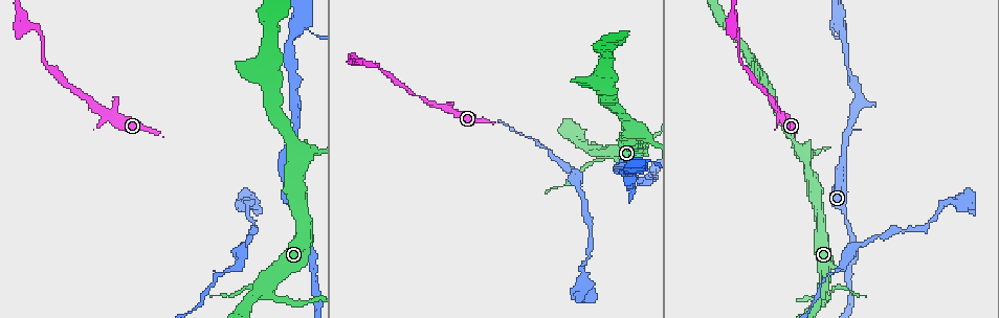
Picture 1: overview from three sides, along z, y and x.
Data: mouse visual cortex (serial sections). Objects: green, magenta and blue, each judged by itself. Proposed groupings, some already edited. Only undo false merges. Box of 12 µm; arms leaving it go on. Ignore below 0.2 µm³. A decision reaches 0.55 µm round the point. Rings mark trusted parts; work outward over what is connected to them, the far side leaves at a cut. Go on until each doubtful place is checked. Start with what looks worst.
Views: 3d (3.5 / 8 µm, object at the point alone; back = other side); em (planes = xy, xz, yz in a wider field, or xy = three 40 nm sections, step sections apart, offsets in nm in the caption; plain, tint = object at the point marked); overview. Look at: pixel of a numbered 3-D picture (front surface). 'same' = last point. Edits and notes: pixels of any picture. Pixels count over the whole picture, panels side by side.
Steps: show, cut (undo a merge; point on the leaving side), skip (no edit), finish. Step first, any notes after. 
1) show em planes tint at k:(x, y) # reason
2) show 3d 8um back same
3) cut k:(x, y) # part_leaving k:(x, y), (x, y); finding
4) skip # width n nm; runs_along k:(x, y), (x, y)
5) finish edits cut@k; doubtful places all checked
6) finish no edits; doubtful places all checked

show em xy step 3 tint at 1:(26, 24) # sharp bend

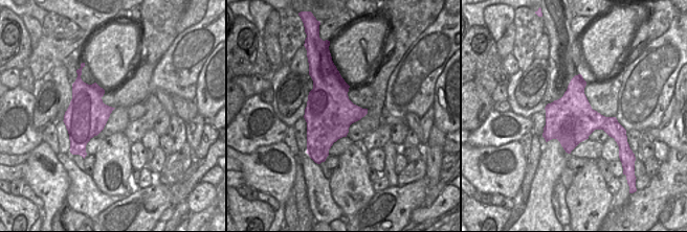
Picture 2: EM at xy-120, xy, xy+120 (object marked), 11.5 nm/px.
show 3d 3.5um same

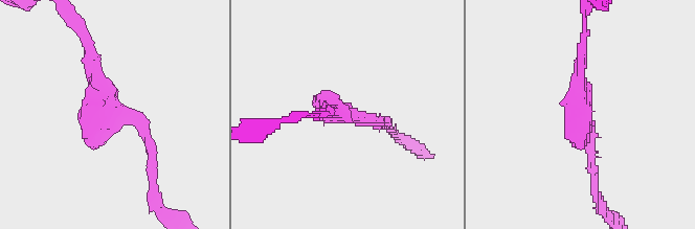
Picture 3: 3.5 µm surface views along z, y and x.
skip # runs_along 3:(388, 122), (334, 114); all the same cell

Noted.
show 3d 3.5um at 1:(297, 26) # two arms in line, one across

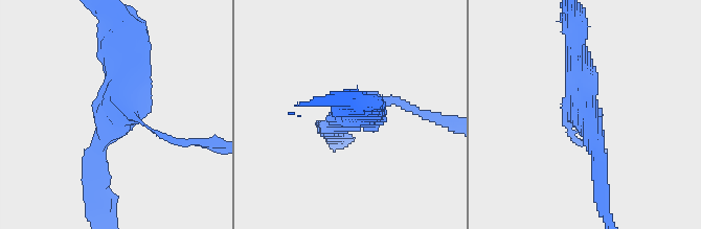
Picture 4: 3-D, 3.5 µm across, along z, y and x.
show em xy step 2 tint at 4:(116, 112) # arms 3; arm_widths 100, 250, 400 nm; now the EM

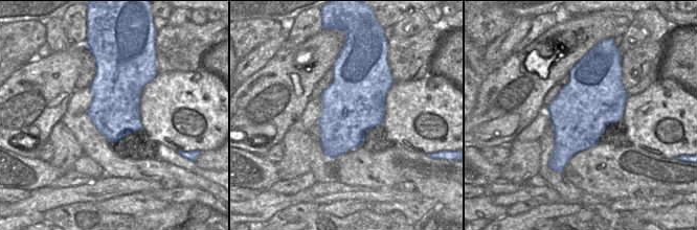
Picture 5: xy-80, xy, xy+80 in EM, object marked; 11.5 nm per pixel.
skip # one cell here

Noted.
show 3d 8um back at 1:(271, 282)

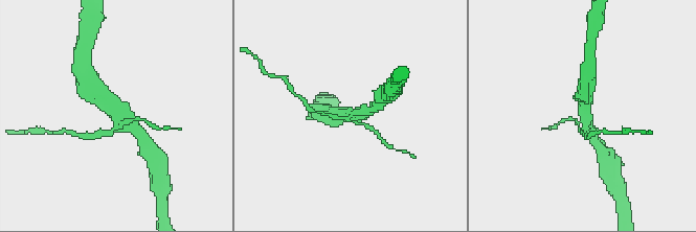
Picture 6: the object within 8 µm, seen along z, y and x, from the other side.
show em xy step 2 tint at 6:(115, 114) # now the EM

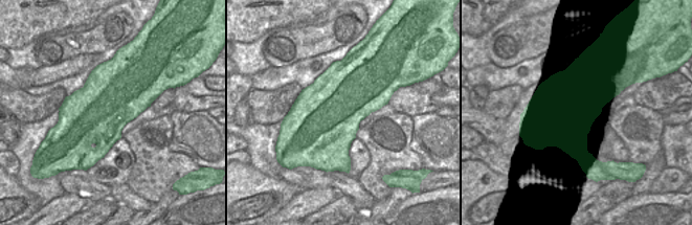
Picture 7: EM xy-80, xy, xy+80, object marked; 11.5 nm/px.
skip # width 800 nm; runs_along 6:(93, 85), (139, 133); one cell here

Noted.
show 3d 3.5um at 1:(826, 301) # thick turns thin

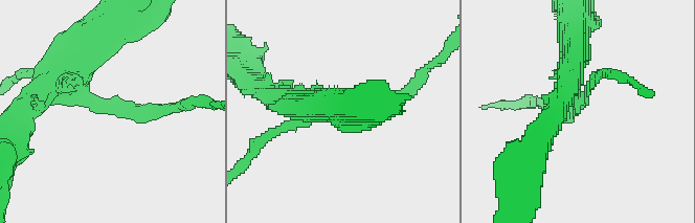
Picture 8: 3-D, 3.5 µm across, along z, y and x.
show em planes tint at 8:(578, 105)

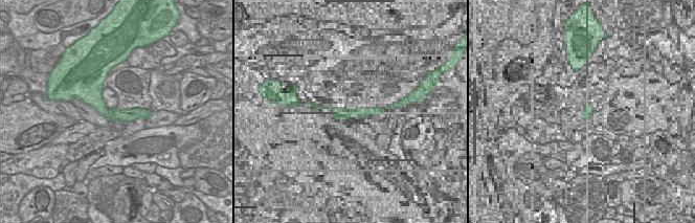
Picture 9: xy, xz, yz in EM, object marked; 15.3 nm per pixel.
skip # runs_along 8:(81, 60), (91, 102), (175, 108); continuous, no second cell

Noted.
finish no edits; doubtful places all checked

